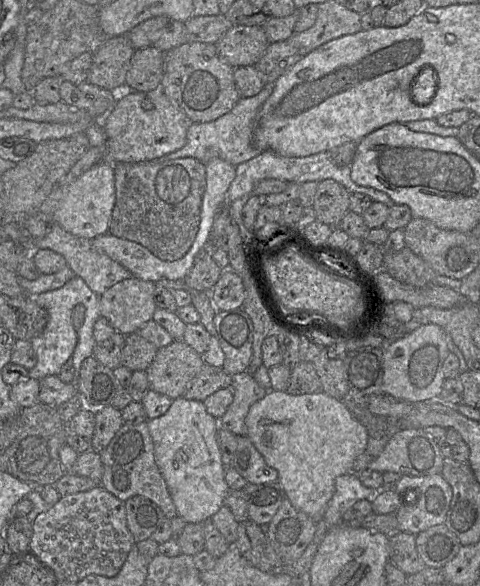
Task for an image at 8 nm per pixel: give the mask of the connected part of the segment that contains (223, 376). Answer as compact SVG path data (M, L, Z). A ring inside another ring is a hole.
M204 364L183 397L204 402L216 391L231 387L231 379L232 375L226 373L222 368Z

